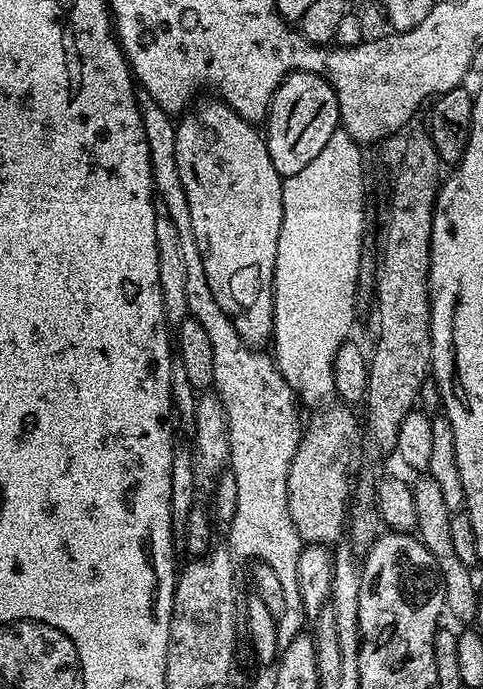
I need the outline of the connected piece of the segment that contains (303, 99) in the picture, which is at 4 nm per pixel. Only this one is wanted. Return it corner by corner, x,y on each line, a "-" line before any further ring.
291,72
274,94
272,105
268,107
267,124
266,143
274,170
278,170
281,178
298,174
298,170
306,170
306,166
322,154
322,146
330,142
330,134
341,127
336,91
318,74

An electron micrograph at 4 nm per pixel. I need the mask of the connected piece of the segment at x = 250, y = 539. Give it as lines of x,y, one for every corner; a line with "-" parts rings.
141,91
138,96
138,103
140,106
140,117
142,118
142,126
146,134
146,142
150,146
150,158
152,159
152,187
155,195
158,197
159,207
170,218
174,218
174,227
178,230
178,239
182,242
182,259
186,265
186,298
182,302
183,307
188,307
187,315
193,320
197,320
202,326
202,330
206,330
206,334
210,338
210,346
214,349
214,378
212,383
215,391
219,393
224,401
224,408
228,412
228,437
230,438
230,454
228,459
230,461
230,471
232,472
236,483
238,484
238,504
235,511
234,518
231,523
227,525
228,541
226,547
233,557
248,560
251,556
257,556
255,559
259,563
270,566
270,570
274,570
274,574
278,577
278,582
282,586
282,614
276,618
276,629
278,630
278,646
280,649
290,646
290,642
294,642
294,638
298,638
305,631
304,624
306,624
306,617
304,614
302,593
299,589
298,580
298,562
299,554
305,548
305,543
301,540
298,530
294,526
294,518
290,518
290,506
288,505
288,479
290,478
290,462
294,462
294,454
298,450
298,442
300,441
300,434
302,431
302,419
300,420
301,409
298,407
295,392
292,387
286,382
286,378
282,378
282,374
276,368
276,361
267,351
257,350
253,345
246,343
244,339
234,330
234,326
230,322
228,315
224,313
218,306
218,302
214,302
214,294
210,294
210,282
206,282
206,270
202,270
202,258
200,251
196,245
194,238
194,230
190,226
190,202
186,202
186,190
182,190
182,178
178,178
178,166
176,165
176,126
177,121
173,119
169,113
162,110
162,106
158,106
158,102
154,102
154,98
150,98
150,94

